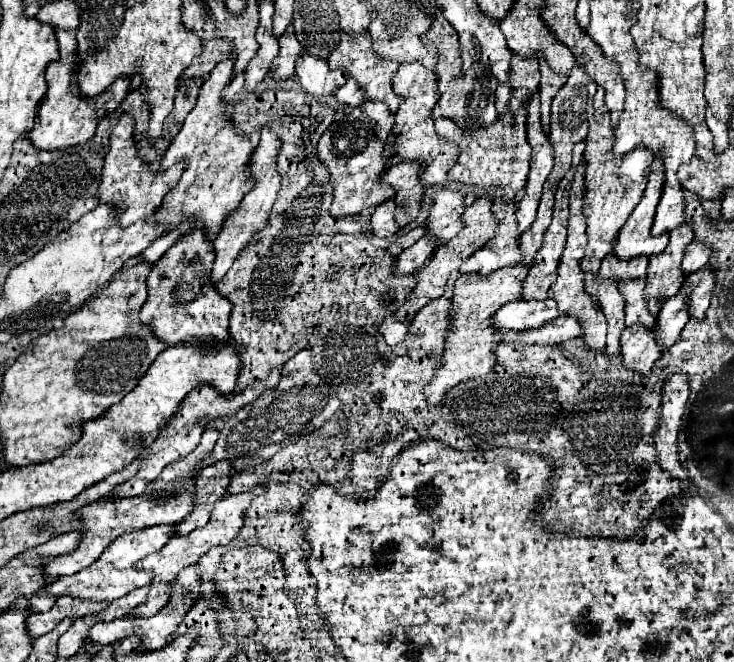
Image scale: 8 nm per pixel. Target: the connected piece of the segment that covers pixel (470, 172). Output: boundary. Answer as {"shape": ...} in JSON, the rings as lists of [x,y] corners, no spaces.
{"shape":[[[520,106],[516,112],[498,114],[498,118],[490,126],[482,126],[482,130],[474,130],[470,134],[466,134],[456,122],[450,122],[450,118],[434,120],[436,132],[446,140],[458,142],[460,146],[458,162],[448,172],[450,180],[476,186],[500,186],[504,190],[506,202],[516,198],[516,194],[526,184],[532,154],[526,134],[526,116],[528,116],[526,106]]]}

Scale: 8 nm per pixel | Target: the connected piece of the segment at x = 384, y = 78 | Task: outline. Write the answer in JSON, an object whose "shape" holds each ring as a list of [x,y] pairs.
{"shape":[[[370,32],[358,34],[358,36],[356,36],[356,34],[354,34],[354,36],[352,36],[352,34],[342,34],[342,36],[340,36],[340,44],[338,44],[336,50],[328,56],[328,64],[338,64],[338,66],[344,68],[352,78],[356,78],[356,80],[364,86],[364,90],[366,90],[366,94],[370,96],[370,100],[378,100],[378,102],[388,104],[388,108],[390,108],[392,112],[398,110],[398,106],[400,106],[400,96],[398,96],[398,94],[394,92],[394,88],[392,88],[392,76],[394,76],[398,64],[396,64],[394,60],[382,60],[382,58],[374,56]]]}

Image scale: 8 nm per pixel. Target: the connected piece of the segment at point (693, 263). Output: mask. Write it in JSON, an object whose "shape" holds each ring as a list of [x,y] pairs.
{"shape":[[[692,240],[690,246],[686,246],[686,254],[682,260],[684,276],[700,270],[700,266],[706,266],[710,262],[710,254],[712,254],[710,244],[704,244],[702,240]]]}

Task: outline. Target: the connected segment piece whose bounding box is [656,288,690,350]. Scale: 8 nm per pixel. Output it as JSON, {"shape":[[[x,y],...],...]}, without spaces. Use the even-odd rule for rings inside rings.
{"shape":[[[680,292],[674,298],[668,298],[662,306],[662,314],[658,316],[658,324],[656,324],[656,340],[658,344],[666,350],[670,348],[676,338],[680,336],[684,324],[690,320],[690,314],[686,310],[686,294]]]}

